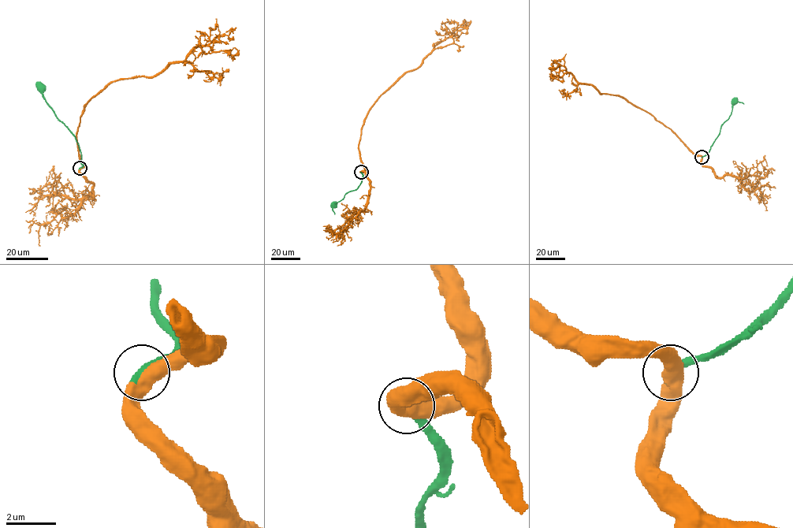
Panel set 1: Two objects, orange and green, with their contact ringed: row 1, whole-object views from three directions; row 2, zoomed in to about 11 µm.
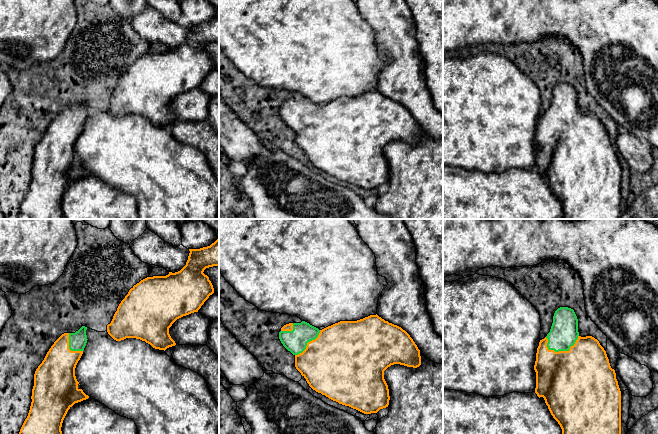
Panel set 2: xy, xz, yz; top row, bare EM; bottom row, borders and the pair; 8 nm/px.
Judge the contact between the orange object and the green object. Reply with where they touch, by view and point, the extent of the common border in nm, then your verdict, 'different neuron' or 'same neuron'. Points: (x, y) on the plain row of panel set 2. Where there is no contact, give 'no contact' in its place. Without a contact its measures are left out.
yz (564, 127) | 280 nm | same neuron

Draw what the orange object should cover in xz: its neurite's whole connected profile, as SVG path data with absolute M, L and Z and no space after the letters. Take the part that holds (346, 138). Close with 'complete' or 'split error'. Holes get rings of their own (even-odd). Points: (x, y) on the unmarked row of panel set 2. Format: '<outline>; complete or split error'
M370 91L357 97L340 97L322 106L302 97L284 101L279 108L283 122L295 132L295 143L309 162L339 180L349 182L364 190L377 189L389 181L389 165L384 147L394 140L417 144L421 141L420 126L401 103Z; split error

